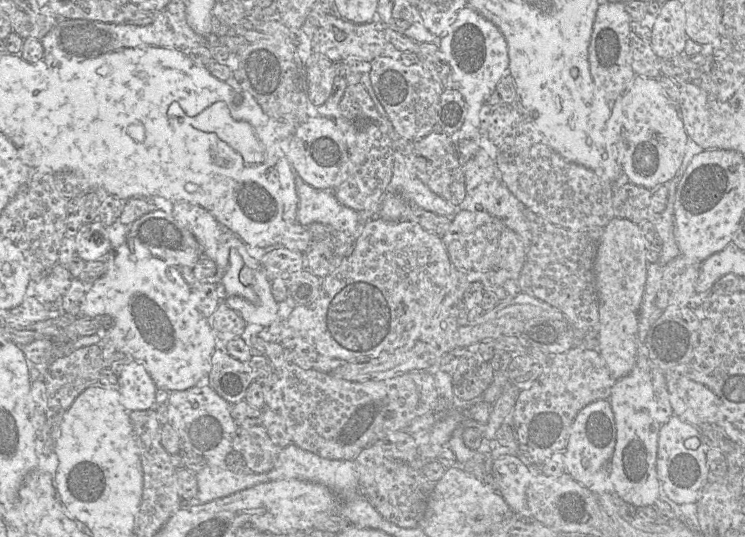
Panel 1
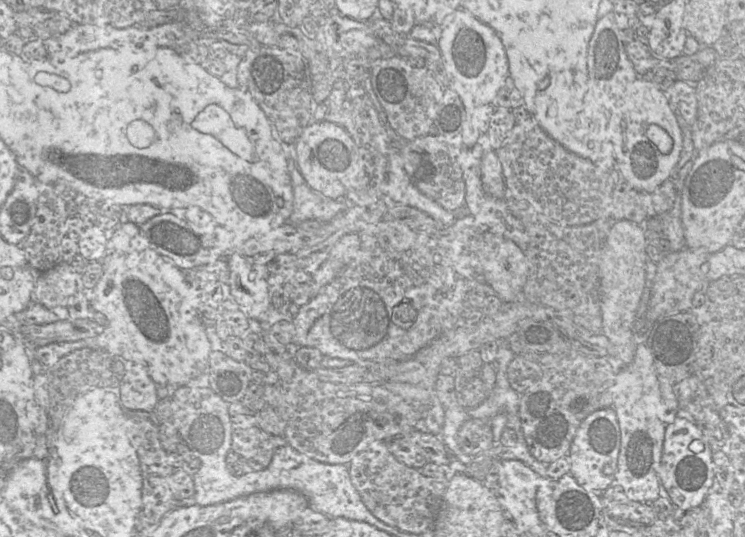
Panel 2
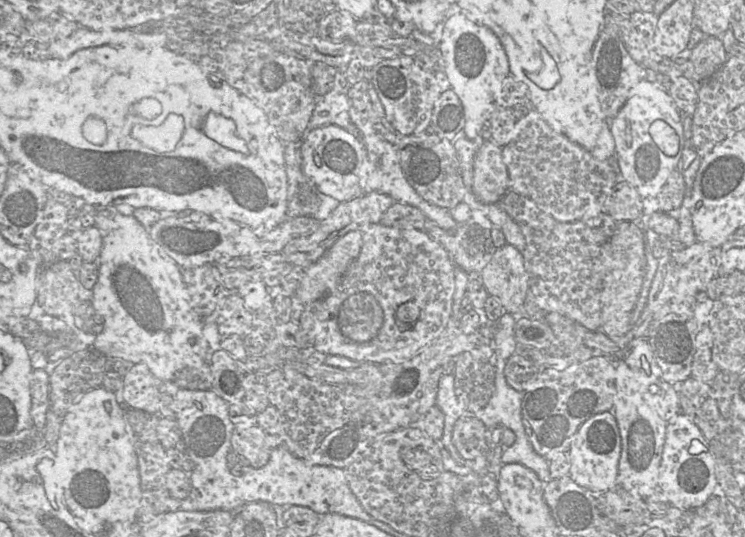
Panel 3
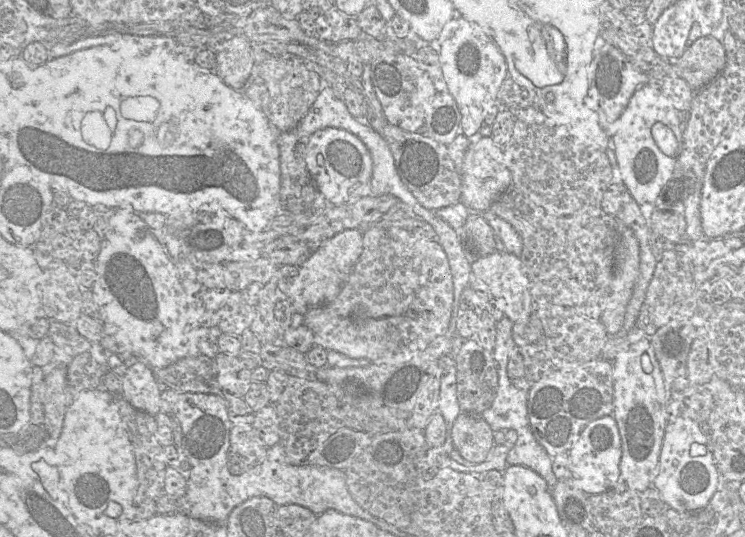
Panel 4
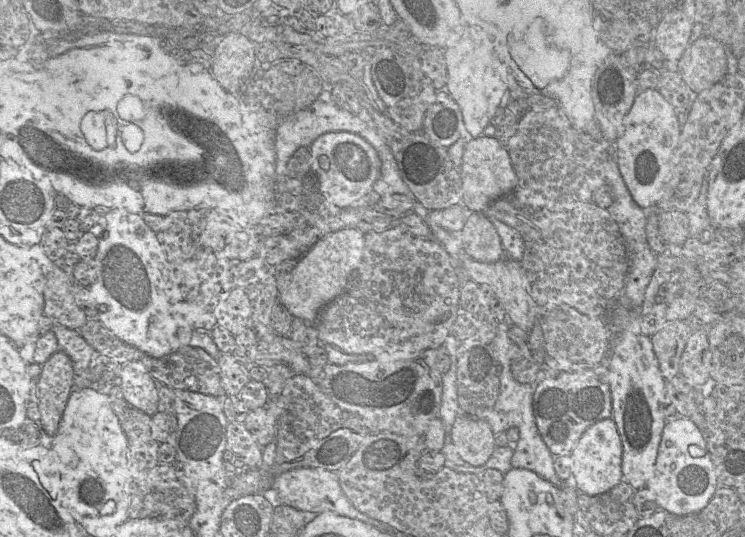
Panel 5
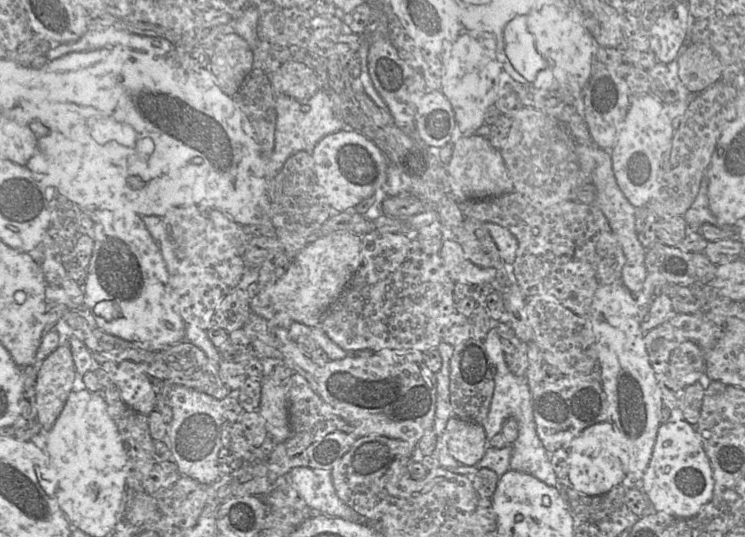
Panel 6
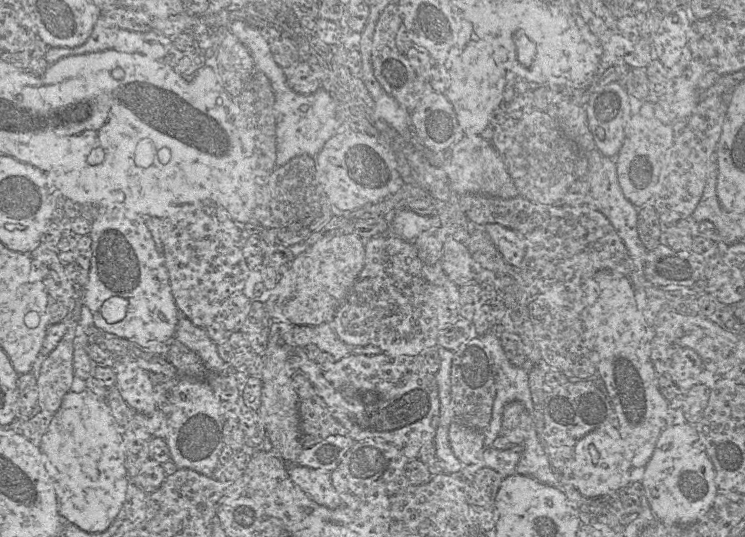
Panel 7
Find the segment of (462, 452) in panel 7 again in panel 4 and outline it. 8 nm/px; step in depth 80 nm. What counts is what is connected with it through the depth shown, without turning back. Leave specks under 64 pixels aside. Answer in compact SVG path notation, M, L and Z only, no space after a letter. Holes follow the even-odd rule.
M460 414L451 431L453 445L472 464L484 462L494 444L494 432L481 415Z

